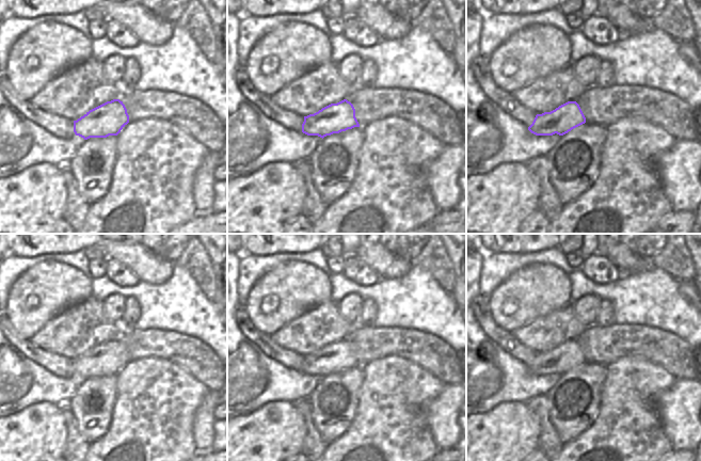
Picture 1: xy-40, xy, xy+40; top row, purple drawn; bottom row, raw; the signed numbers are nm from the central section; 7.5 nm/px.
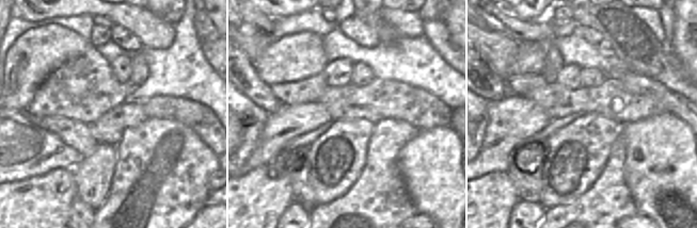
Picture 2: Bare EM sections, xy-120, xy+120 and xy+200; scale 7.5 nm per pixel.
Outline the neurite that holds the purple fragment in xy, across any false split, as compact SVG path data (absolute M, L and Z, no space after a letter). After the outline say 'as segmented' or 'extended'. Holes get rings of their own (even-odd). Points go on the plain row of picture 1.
M344 338L337 343L331 343L314 353L304 355L302 371L323 378L326 375L354 366L360 366L355 356L355 348L350 340Z; as segmented

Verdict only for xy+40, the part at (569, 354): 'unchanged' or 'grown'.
unchanged

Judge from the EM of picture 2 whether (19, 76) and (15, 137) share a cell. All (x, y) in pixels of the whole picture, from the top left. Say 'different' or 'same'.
different

